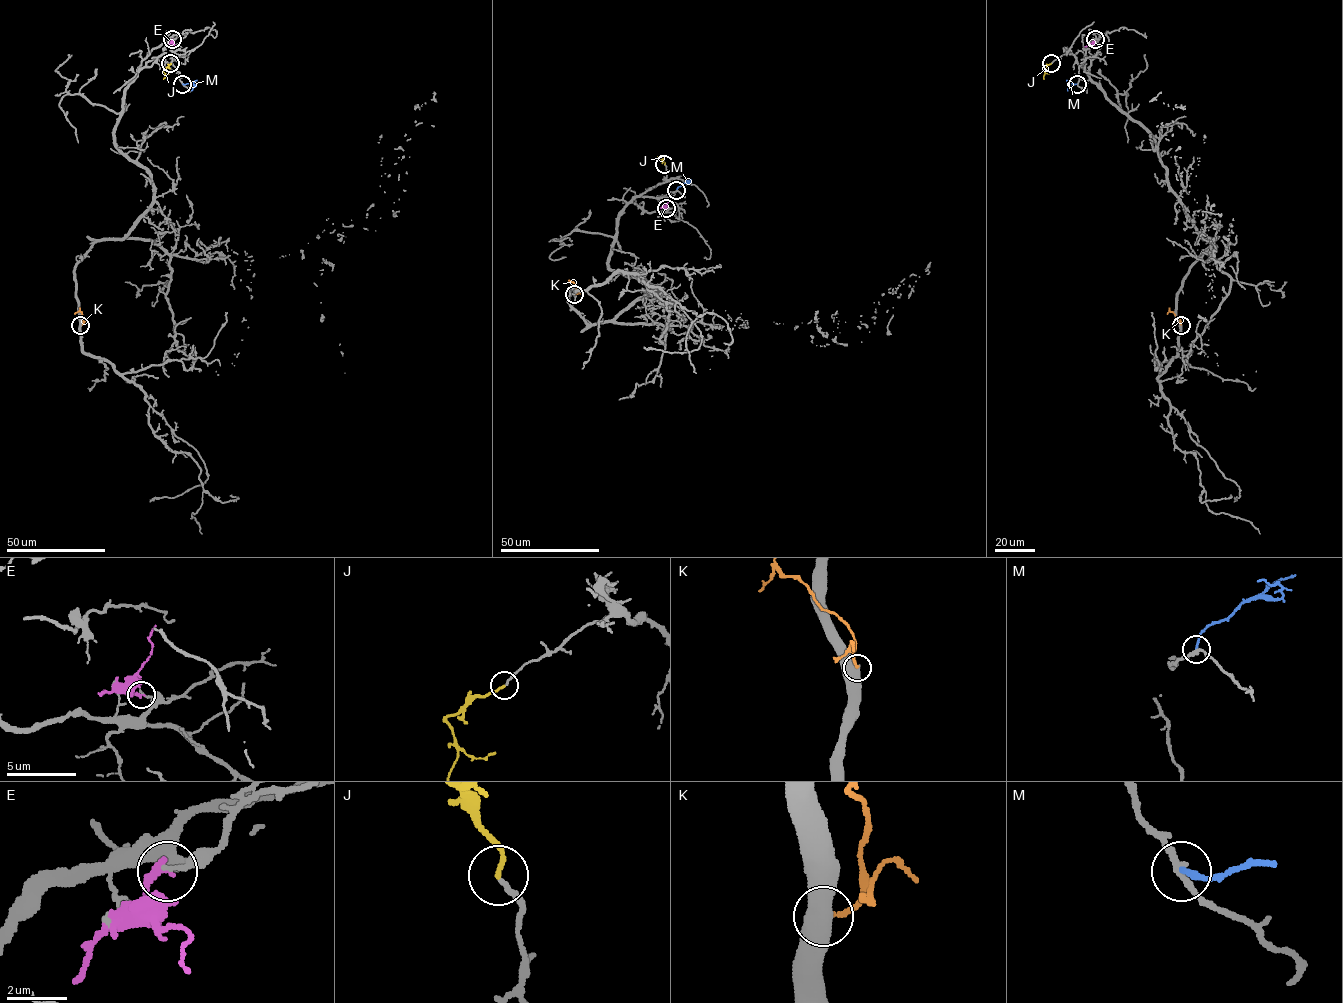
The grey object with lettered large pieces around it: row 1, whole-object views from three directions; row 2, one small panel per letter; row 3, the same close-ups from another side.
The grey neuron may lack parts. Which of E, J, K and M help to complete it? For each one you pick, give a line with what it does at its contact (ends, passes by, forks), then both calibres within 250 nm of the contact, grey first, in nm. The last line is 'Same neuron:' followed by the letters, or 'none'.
J: It ends there. Thickness 160 nm (grey) against 150 nm
Same neuron: J

